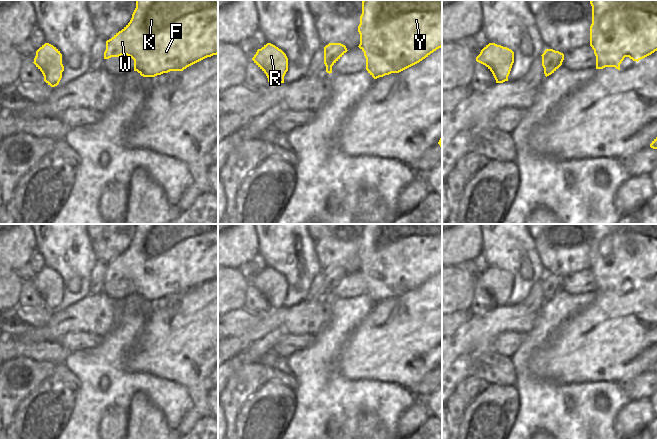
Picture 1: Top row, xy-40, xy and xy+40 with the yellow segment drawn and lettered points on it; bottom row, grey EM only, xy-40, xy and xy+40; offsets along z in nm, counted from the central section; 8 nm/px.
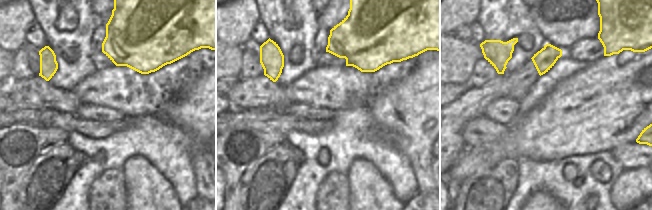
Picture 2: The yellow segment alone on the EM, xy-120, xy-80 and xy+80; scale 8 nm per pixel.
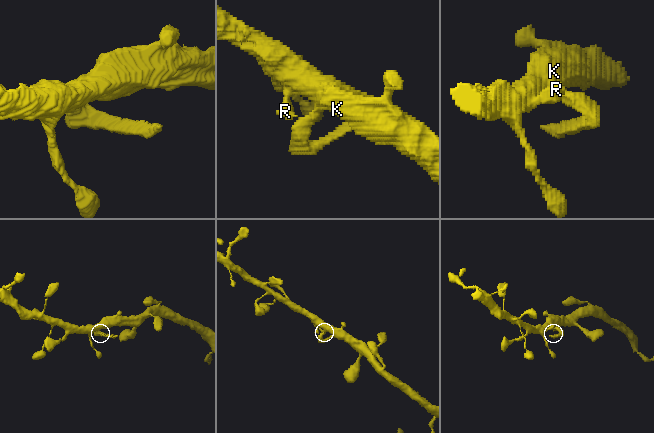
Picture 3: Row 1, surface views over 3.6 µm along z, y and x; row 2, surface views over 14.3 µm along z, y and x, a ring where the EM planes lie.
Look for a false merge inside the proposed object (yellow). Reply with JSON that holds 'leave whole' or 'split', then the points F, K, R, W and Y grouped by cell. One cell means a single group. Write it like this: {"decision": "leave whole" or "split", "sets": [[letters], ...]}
{"decision": "leave whole", "sets": [["F", "K", "R", "W", "Y"]]}

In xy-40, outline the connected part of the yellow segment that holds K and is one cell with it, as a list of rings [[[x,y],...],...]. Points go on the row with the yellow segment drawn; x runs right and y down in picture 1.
[[[136,0],[130,22],[106,41],[104,59],[127,55],[134,60],[134,71],[155,77],[187,67],[218,54],[218,0]]]

